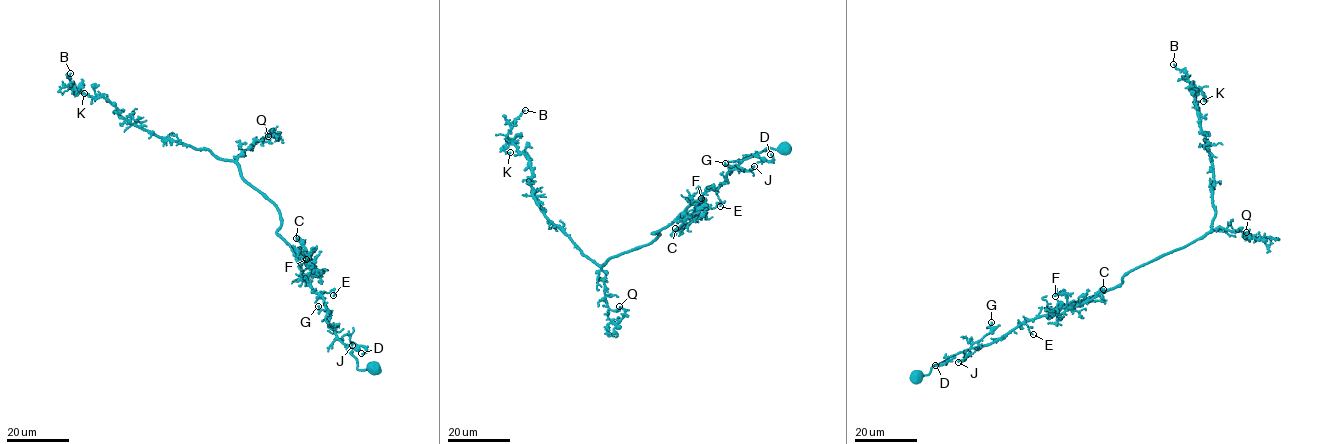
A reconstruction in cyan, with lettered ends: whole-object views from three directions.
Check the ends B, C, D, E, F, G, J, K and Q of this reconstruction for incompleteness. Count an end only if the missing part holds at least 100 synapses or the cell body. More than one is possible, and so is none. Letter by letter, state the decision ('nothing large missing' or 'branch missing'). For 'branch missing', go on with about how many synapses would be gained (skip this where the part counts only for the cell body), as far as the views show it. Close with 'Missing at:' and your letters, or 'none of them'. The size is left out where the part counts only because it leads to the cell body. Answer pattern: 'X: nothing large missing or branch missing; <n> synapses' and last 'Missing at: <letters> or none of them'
B: nothing large missing
C: nothing large missing
D: nothing large missing
E: nothing large missing
F: nothing large missing
G: nothing large missing
J: nothing large missing
K: nothing large missing
Q: nothing large missing
Missing at: none of them

